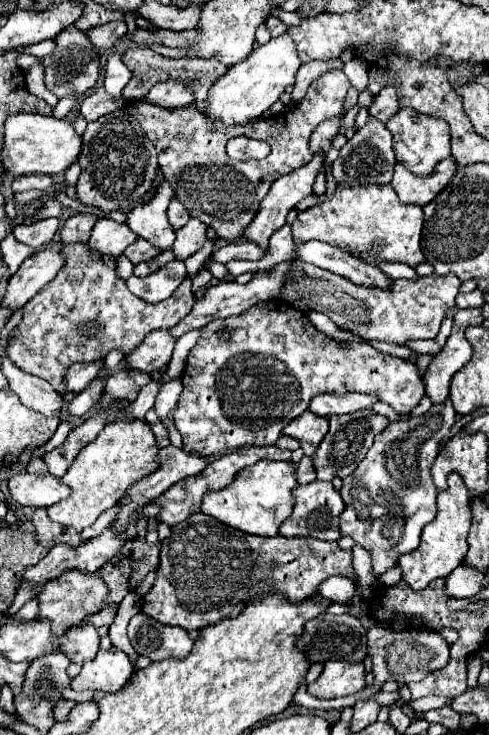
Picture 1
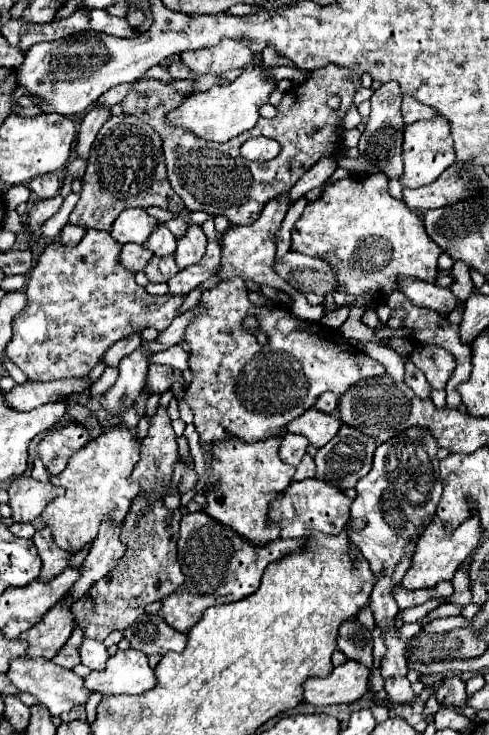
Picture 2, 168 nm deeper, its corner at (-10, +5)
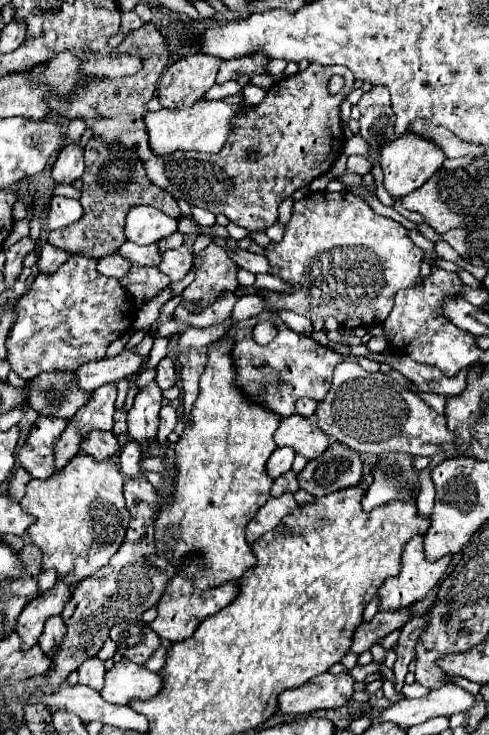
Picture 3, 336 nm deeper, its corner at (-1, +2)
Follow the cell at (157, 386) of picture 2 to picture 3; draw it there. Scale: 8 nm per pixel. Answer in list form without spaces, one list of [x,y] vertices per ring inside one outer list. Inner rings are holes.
[[[165,357],[165,359],[159,361],[155,381],[157,381],[157,385],[159,385],[161,389],[169,389],[169,387],[177,385],[177,371],[175,371],[175,363],[173,363],[173,359]]]

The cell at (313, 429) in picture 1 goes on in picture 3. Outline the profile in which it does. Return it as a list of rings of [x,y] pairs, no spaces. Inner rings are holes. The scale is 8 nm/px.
[[[291,415],[281,419],[279,429],[275,431],[275,443],[277,447],[291,447],[295,453],[315,459],[329,447],[329,437],[313,425],[311,419],[305,419],[301,415]]]

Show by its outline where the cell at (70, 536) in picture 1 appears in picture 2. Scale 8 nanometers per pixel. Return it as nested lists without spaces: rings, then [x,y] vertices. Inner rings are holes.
[[[44,526],[44,528],[36,530],[32,540],[38,548],[40,558],[42,558],[40,578],[54,578],[54,574],[60,574],[68,566],[68,560],[72,558],[72,552],[58,548],[58,544],[54,542],[50,526]]]

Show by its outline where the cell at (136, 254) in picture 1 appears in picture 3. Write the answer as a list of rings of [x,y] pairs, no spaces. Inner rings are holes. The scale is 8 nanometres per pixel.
[[[115,253],[113,257],[103,257],[97,261],[97,271],[105,277],[115,277],[115,279],[121,279],[125,277],[125,273],[131,269],[129,261],[121,259],[119,253]]]

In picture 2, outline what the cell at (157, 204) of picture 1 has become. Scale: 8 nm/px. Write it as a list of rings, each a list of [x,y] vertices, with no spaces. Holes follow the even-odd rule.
[[[158,222],[156,230],[150,234],[150,238],[144,244],[148,250],[152,250],[158,256],[166,256],[166,254],[172,254],[176,250],[176,238],[164,222]]]

